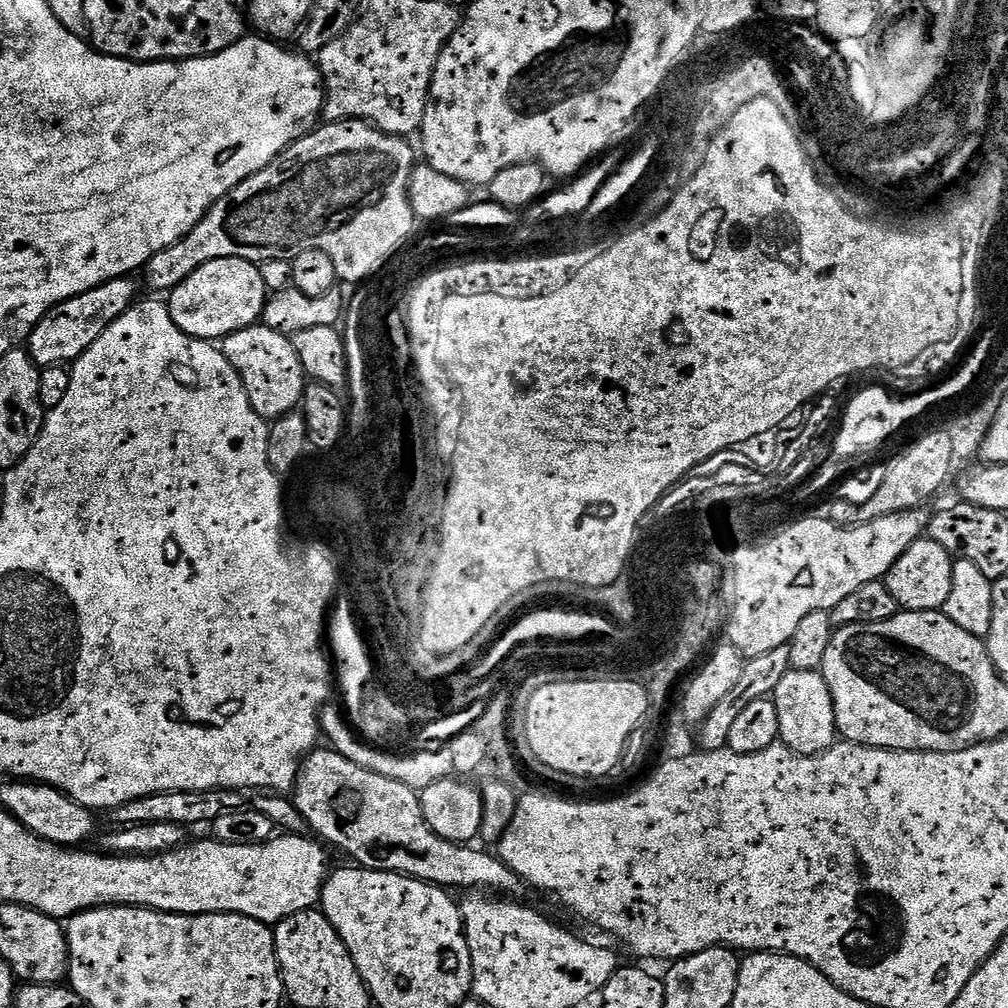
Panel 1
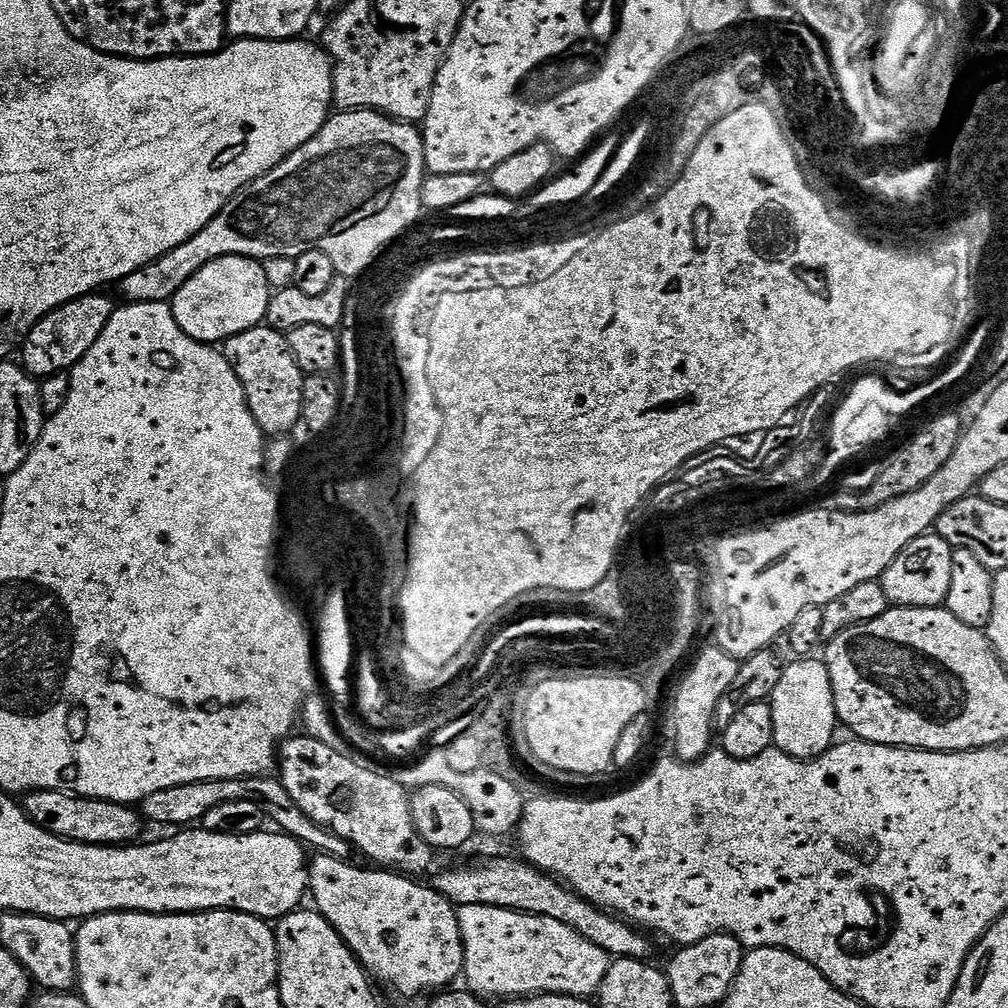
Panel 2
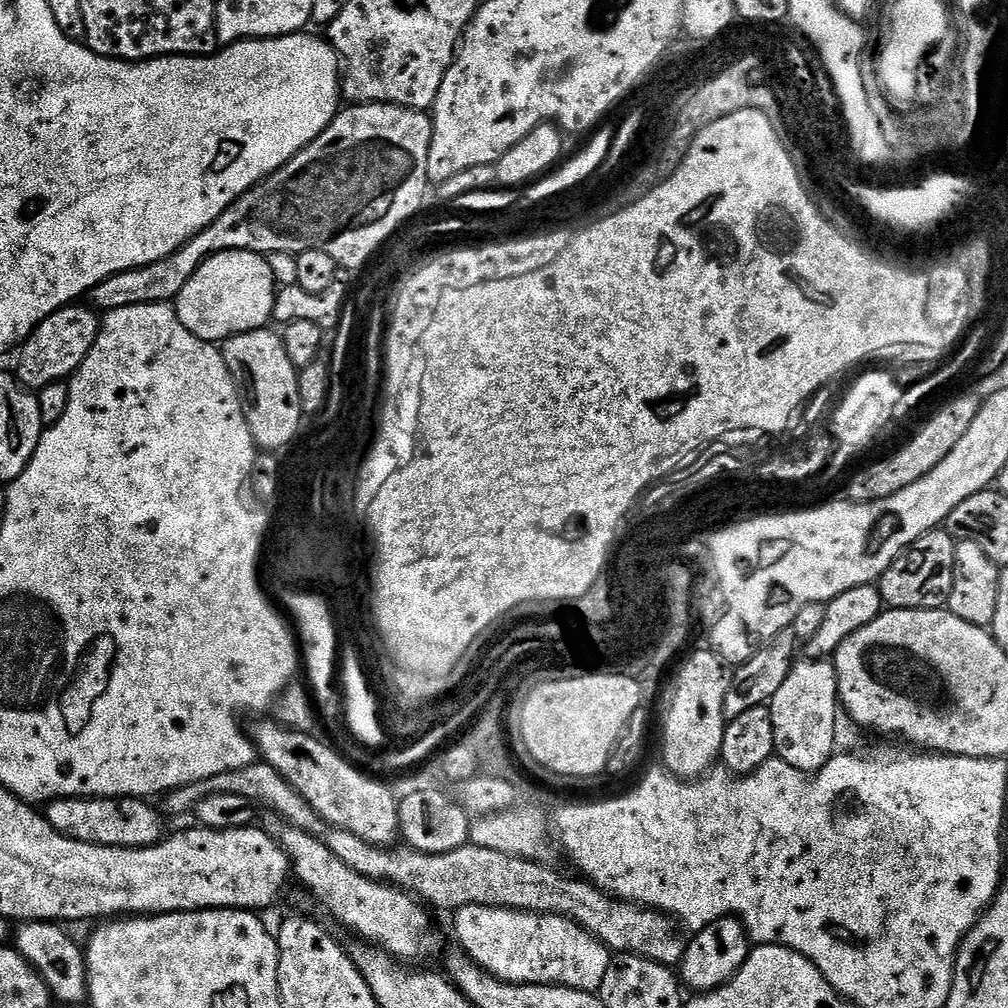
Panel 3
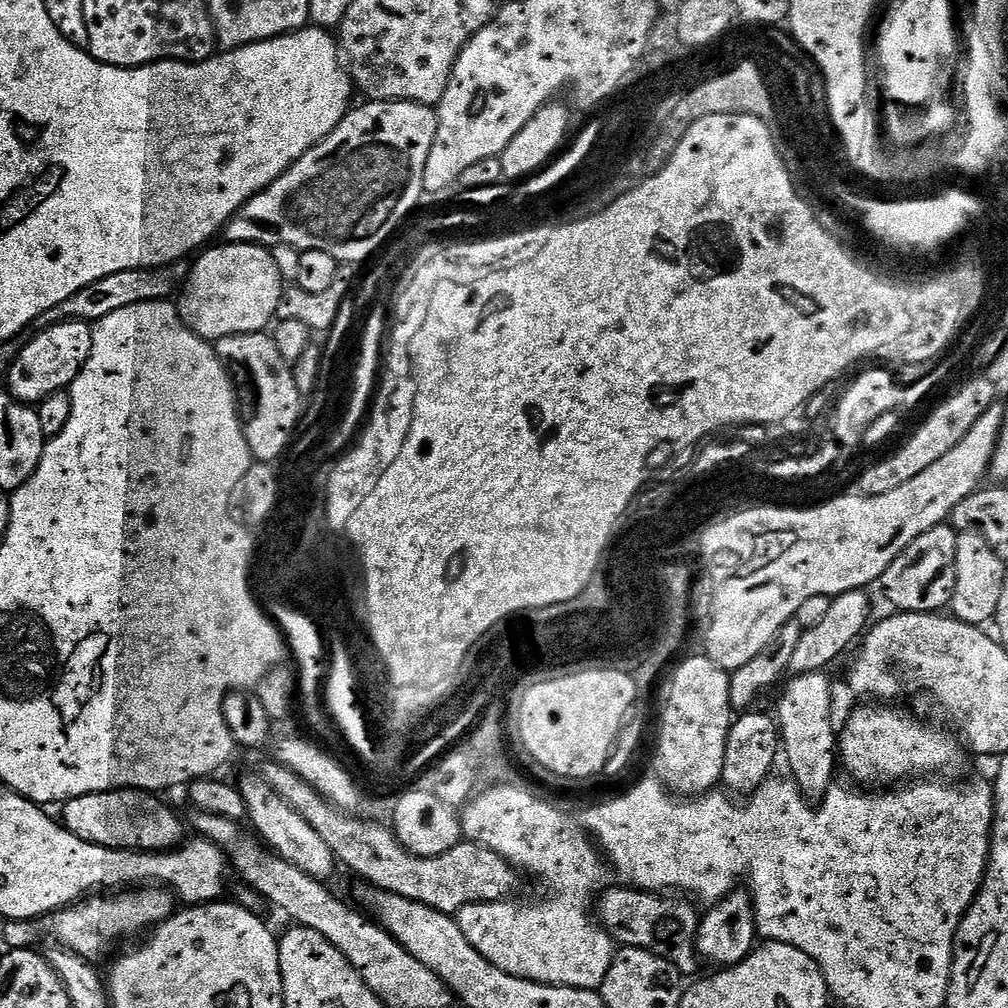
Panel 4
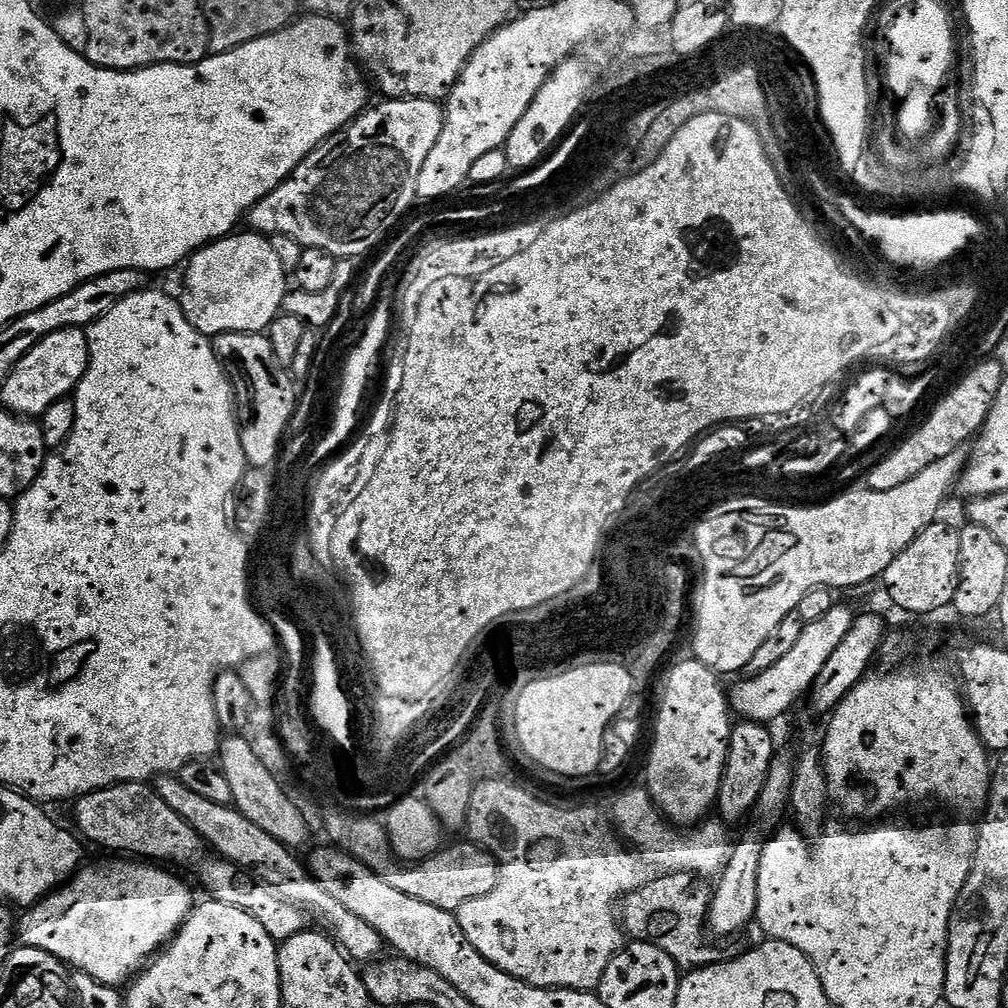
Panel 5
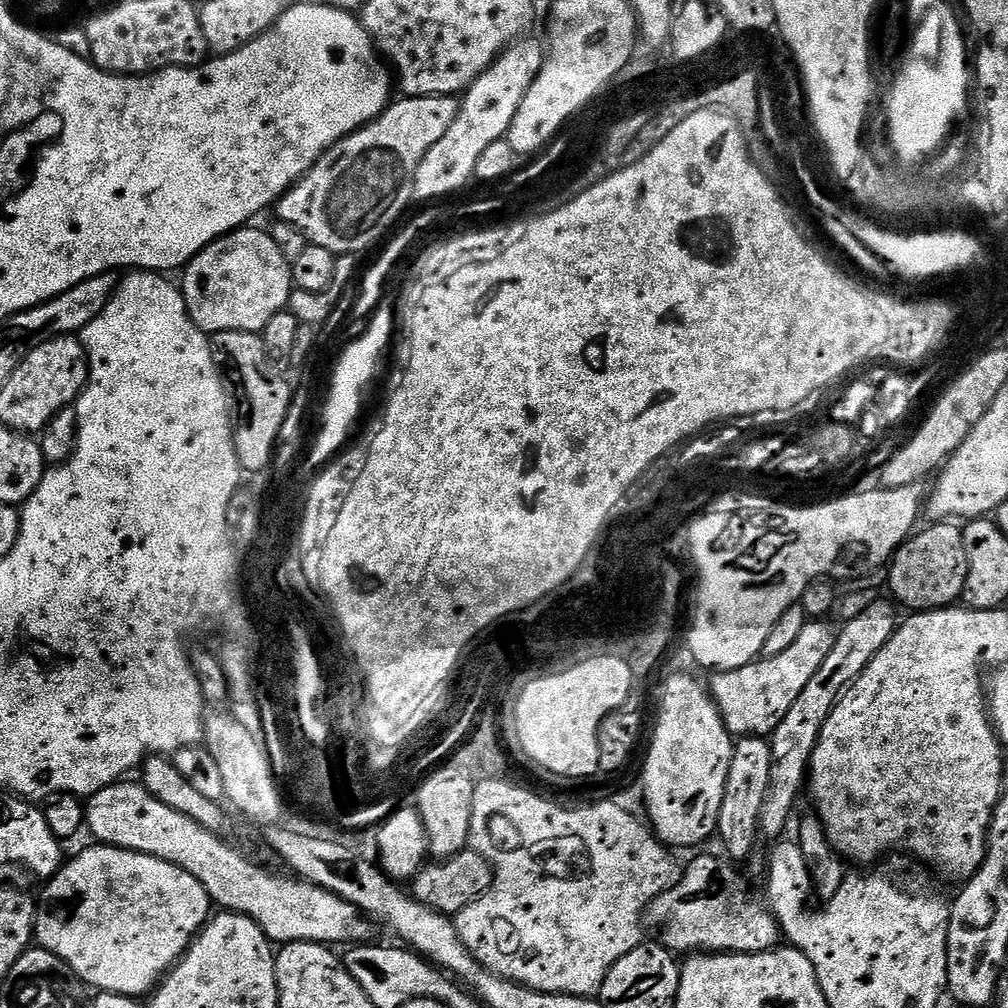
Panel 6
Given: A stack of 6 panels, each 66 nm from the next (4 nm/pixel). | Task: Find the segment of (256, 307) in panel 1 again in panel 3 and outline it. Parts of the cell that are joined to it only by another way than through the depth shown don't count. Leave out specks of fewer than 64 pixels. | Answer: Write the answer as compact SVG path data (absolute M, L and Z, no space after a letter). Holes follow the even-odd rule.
M226 250L206 258L194 278L182 286L174 307L182 326L198 338L223 342L250 330L269 327L278 285L267 255L250 250Z

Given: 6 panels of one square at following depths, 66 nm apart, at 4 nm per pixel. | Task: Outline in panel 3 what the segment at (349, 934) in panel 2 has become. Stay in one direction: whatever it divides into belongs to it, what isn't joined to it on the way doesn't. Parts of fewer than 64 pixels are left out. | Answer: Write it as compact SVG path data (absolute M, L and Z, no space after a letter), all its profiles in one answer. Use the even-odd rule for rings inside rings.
M284 826L278 832L280 845L288 856L291 871L312 891L312 896L341 924L359 939L377 944L382 952L389 952L401 962L420 962L440 948L440 936L432 929L429 909L411 892L381 884L379 880L362 878L330 846L308 835L301 828Z

